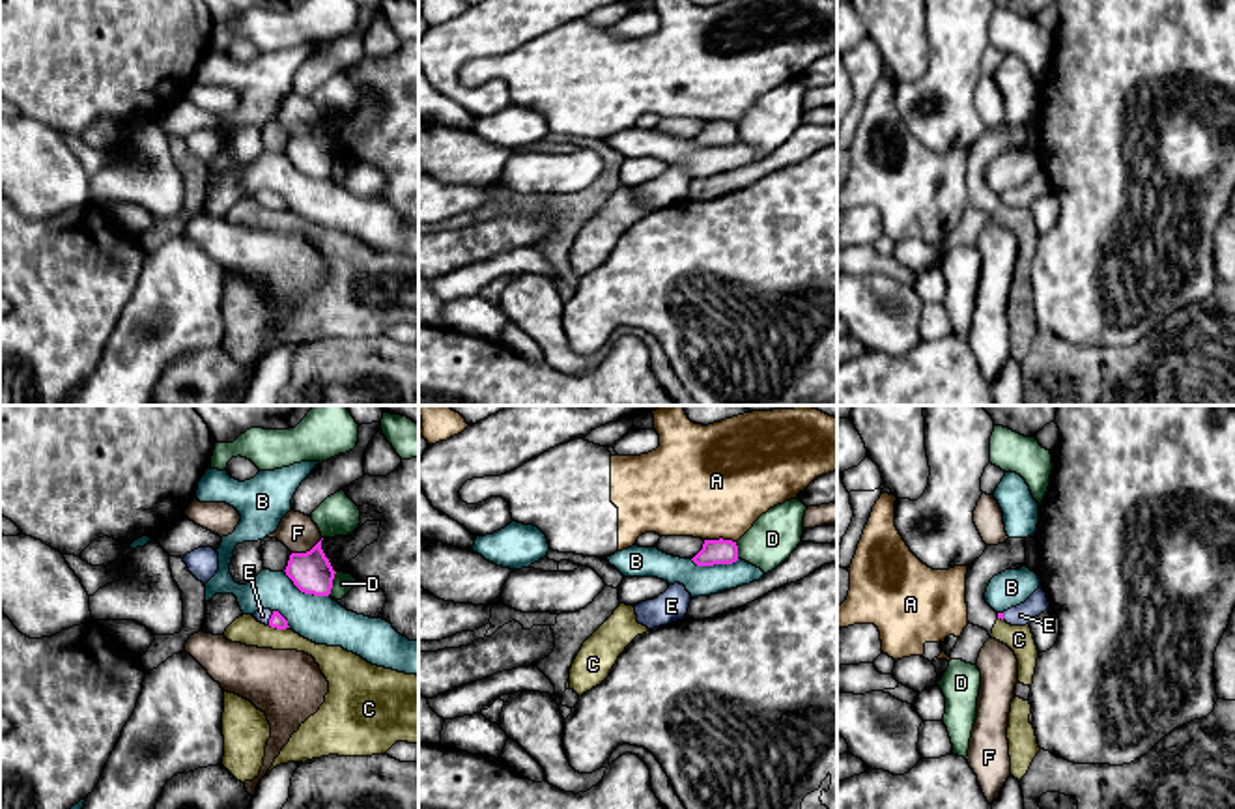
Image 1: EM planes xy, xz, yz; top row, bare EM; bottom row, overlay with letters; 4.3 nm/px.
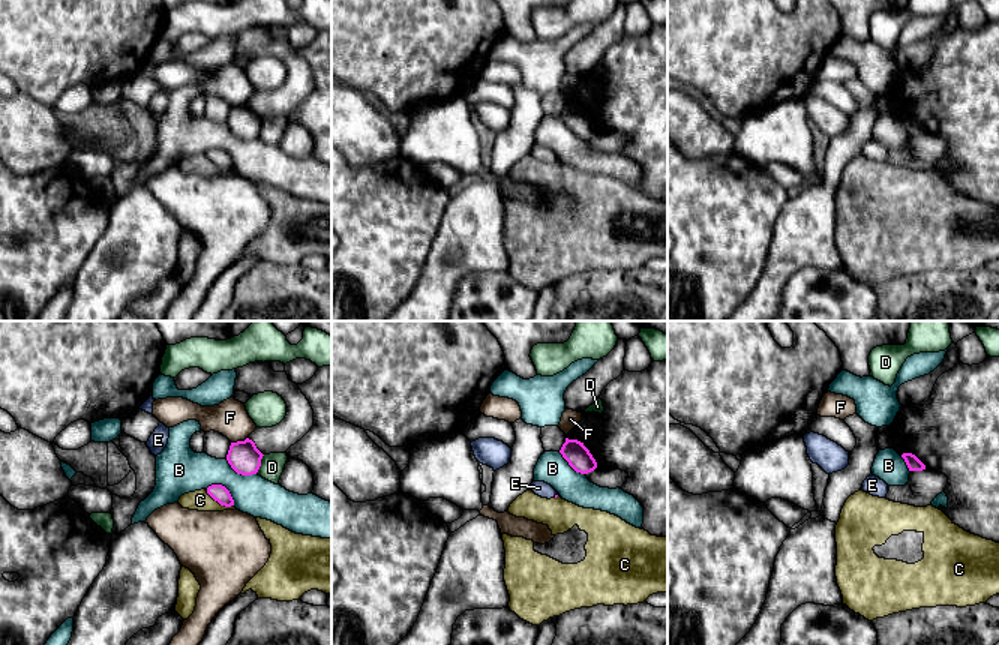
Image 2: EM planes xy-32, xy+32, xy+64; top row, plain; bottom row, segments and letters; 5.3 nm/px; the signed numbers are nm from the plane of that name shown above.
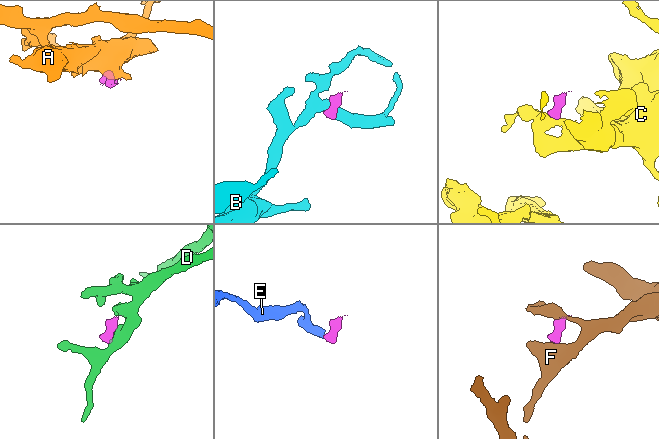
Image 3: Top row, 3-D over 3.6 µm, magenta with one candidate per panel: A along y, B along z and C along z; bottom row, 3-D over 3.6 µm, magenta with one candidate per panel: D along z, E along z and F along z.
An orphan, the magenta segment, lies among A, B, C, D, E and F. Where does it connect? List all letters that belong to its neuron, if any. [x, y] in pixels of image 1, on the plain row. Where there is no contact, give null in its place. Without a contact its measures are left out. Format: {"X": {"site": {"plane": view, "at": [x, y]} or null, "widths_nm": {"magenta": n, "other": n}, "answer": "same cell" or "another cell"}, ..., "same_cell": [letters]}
{"A": {"site": {"plane": "xz", "at": [720, 120]}, "widths_nm": {"magenta": 110, "other": 480}, "answer": "another cell"}, "B": {"site": {"plane": "xy", "at": [305, 174]}, "widths_nm": {"magenta": 180, "other": 200}, "answer": "another cell"}, "C": {"site": {"plane": "xy", "at": [279, 210]}, "widths_nm": {"magenta": 70, "other": 120}, "answer": "another cell"}, "D": {"site": {"plane": "xy", "at": [331, 165]}, "widths_nm": {"magenta": 180, "other": 90}, "answer": "another cell"}, "E": {"site": {"plane": "xy", "at": [269, 200]}, "widths_nm": {"magenta": 70, "other": 60}, "answer": "same cell"}, "F": {"site": {"plane": "xy", "at": [307, 133]}, "widths_nm": {"magenta": 180, "other": 160}, "answer": "another cell"}, "same_cell": ["E"]}

